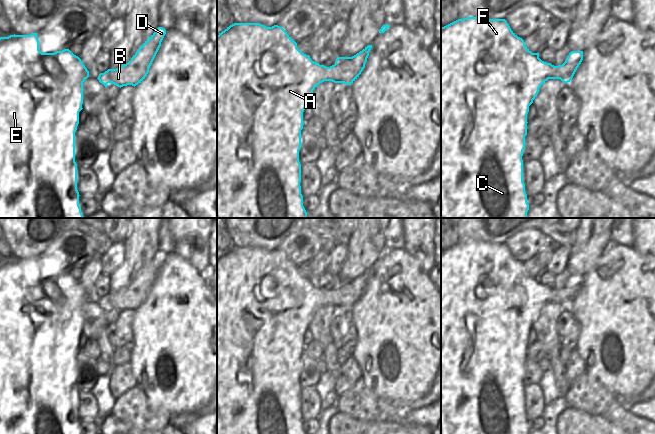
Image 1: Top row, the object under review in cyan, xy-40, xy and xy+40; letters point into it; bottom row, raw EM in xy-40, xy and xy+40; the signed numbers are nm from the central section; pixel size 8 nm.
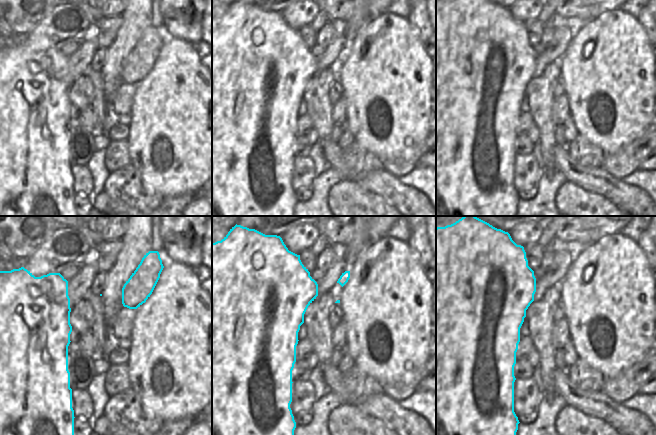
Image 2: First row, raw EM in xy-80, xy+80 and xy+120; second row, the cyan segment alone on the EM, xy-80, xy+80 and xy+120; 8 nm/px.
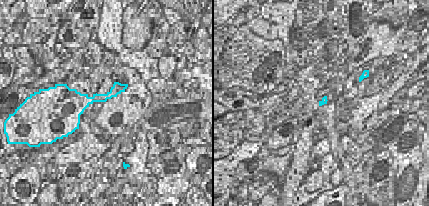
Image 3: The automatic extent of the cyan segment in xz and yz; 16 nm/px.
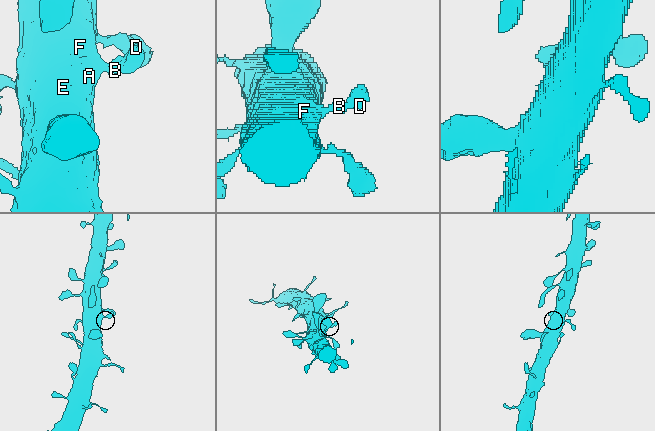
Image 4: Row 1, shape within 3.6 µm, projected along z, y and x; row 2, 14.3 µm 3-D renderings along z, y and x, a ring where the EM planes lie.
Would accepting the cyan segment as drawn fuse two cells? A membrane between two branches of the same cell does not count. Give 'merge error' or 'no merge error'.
no merge error

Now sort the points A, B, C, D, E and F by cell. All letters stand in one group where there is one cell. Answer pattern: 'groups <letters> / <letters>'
groups A B C D E F

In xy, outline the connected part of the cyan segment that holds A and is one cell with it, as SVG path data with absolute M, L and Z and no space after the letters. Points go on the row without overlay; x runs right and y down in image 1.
M234 247L217 259L217 434L305 434L301 418L301 354L303 336L309 329L313 314L324 305L351 309L365 292L372 269L352 281L337 281L335 288L326 291L311 284L297 272L297 267L280 250L266 251L260 247Z

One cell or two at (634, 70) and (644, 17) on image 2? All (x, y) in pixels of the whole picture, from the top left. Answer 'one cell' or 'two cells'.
two cells

